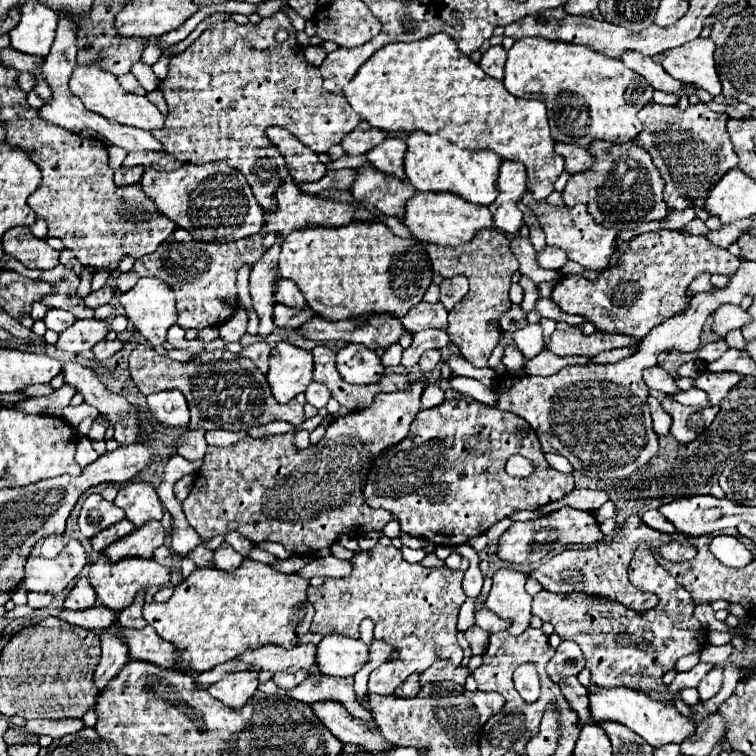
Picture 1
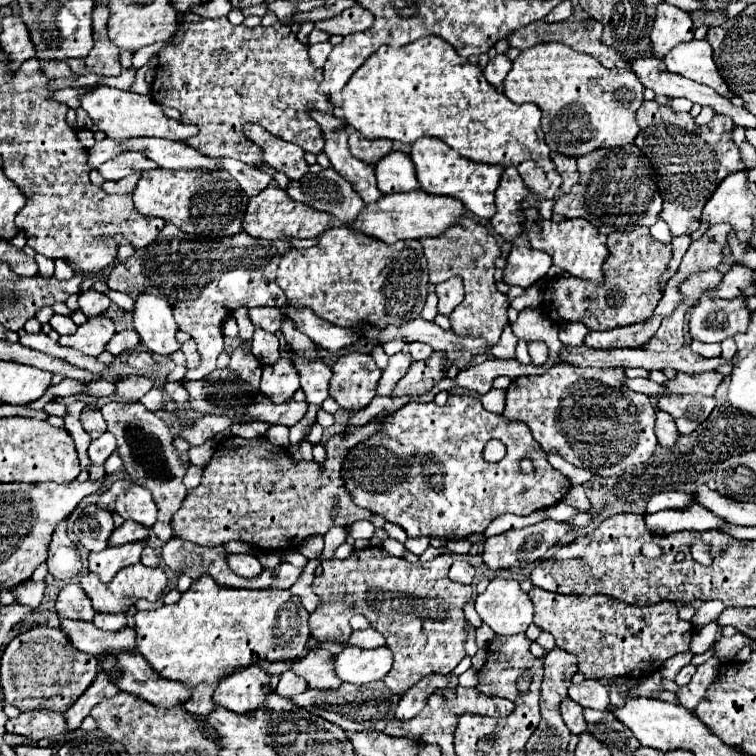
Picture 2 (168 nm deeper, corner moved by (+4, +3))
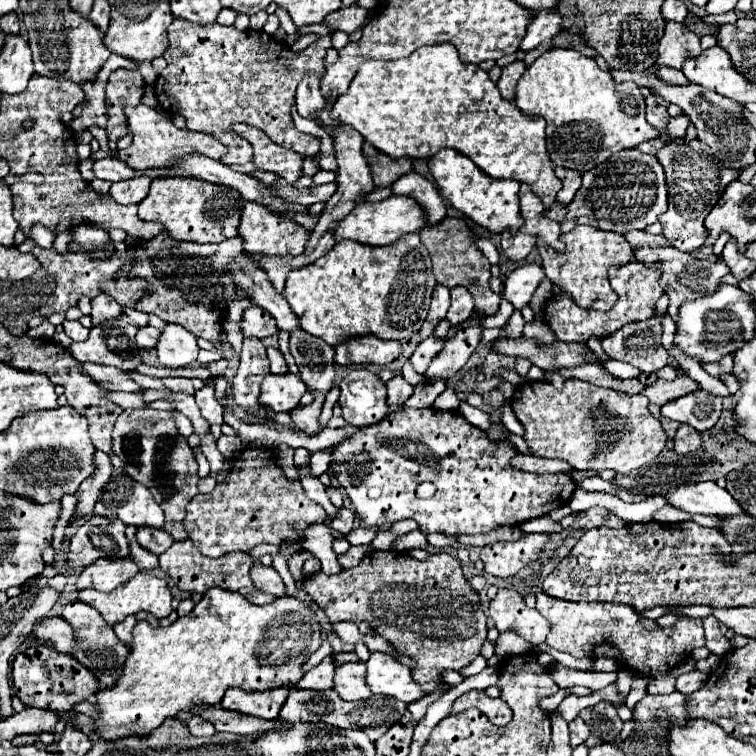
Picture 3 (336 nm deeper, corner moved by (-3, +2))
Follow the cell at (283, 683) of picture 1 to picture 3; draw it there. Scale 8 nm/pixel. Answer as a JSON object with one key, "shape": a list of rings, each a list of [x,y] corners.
{"shape":[[[324,658],[316,668],[308,670],[306,676],[298,682],[298,688],[302,690],[328,690],[334,686],[334,666],[332,658]]]}

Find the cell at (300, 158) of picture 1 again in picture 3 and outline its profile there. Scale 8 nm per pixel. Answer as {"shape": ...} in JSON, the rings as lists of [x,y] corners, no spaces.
{"shape":[[[234,124],[232,130],[246,138],[252,148],[254,156],[252,162],[258,170],[268,170],[278,176],[282,176],[288,184],[294,184],[302,176],[302,156],[290,150],[284,150],[282,146],[276,146],[262,130],[246,126],[246,124]]]}

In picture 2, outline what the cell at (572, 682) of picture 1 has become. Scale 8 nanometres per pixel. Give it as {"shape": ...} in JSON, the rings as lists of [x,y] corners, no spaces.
{"shape":[[[565,697],[561,701],[561,715],[563,715],[563,721],[571,733],[579,735],[587,729],[585,717],[583,717],[583,707],[579,703],[575,703],[571,697]]]}

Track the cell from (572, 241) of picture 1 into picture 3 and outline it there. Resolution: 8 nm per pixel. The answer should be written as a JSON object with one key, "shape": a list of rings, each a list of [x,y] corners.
{"shape":[[[576,226],[568,234],[560,234],[562,242],[566,244],[564,254],[556,254],[546,242],[538,242],[538,250],[542,256],[542,266],[546,276],[552,280],[554,286],[560,286],[564,294],[572,296],[572,300],[582,308],[594,308],[594,310],[610,310],[612,298],[616,298],[616,292],[610,288],[608,282],[608,268],[612,266],[624,266],[634,260],[632,246],[624,240],[624,236],[616,232],[604,232],[594,230],[592,226]]]}

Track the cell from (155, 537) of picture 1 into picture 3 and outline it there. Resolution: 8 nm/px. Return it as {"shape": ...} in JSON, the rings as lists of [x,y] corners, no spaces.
{"shape":[[[100,558],[100,562],[94,562],[92,566],[86,566],[80,572],[76,588],[96,588],[100,592],[112,592],[138,572],[140,570],[132,558],[128,558],[128,562],[104,562],[104,558]]]}

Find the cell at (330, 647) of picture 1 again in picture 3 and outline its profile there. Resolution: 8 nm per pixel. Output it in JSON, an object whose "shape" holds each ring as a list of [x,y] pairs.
{"shape":[[[372,652],[368,662],[368,686],[374,694],[392,696],[406,704],[420,700],[426,692],[412,680],[408,666],[400,664],[394,656],[384,652]]]}

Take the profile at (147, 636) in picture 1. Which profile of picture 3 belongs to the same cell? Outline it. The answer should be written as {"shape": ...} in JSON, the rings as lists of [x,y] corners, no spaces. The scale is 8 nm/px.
{"shape":[[[44,618],[34,626],[32,636],[42,642],[56,644],[64,654],[68,654],[68,650],[76,646],[76,638],[72,638],[72,626],[64,624],[62,618]]]}

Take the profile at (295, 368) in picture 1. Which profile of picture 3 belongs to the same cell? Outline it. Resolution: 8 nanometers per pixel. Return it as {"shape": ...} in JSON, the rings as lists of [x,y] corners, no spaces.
{"shape":[[[268,374],[260,386],[258,404],[272,412],[290,412],[298,406],[306,384],[296,374]]]}

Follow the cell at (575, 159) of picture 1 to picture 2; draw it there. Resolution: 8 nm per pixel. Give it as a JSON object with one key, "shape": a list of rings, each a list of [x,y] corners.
{"shape":[[[551,153],[551,159],[557,167],[557,171],[561,173],[563,177],[563,185],[561,185],[561,191],[563,193],[569,193],[571,185],[579,179],[579,171],[577,171],[577,159],[575,157],[565,157],[561,153]]]}

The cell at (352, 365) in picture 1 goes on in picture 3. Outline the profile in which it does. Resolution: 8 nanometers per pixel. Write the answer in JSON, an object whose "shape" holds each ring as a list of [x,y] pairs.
{"shape":[[[366,368],[352,370],[344,378],[340,384],[338,404],[344,420],[356,428],[372,426],[388,416],[386,386],[374,372]]]}

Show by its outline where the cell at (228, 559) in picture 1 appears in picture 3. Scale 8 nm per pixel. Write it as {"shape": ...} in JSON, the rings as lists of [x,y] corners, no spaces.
{"shape":[[[256,564],[250,570],[250,578],[262,592],[268,592],[268,594],[272,594],[276,598],[286,596],[286,586],[284,586],[280,574],[274,568],[266,568],[266,566]]]}

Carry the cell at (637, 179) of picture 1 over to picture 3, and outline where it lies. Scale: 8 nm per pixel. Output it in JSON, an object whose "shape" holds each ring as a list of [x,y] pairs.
{"shape":[[[622,150],[608,158],[608,162],[596,166],[596,170],[582,174],[582,186],[572,204],[556,206],[554,202],[544,214],[556,222],[588,216],[598,220],[600,226],[604,226],[602,230],[626,234],[630,230],[644,230],[654,224],[668,208],[666,198],[666,176],[658,158],[642,154],[640,150]]]}

